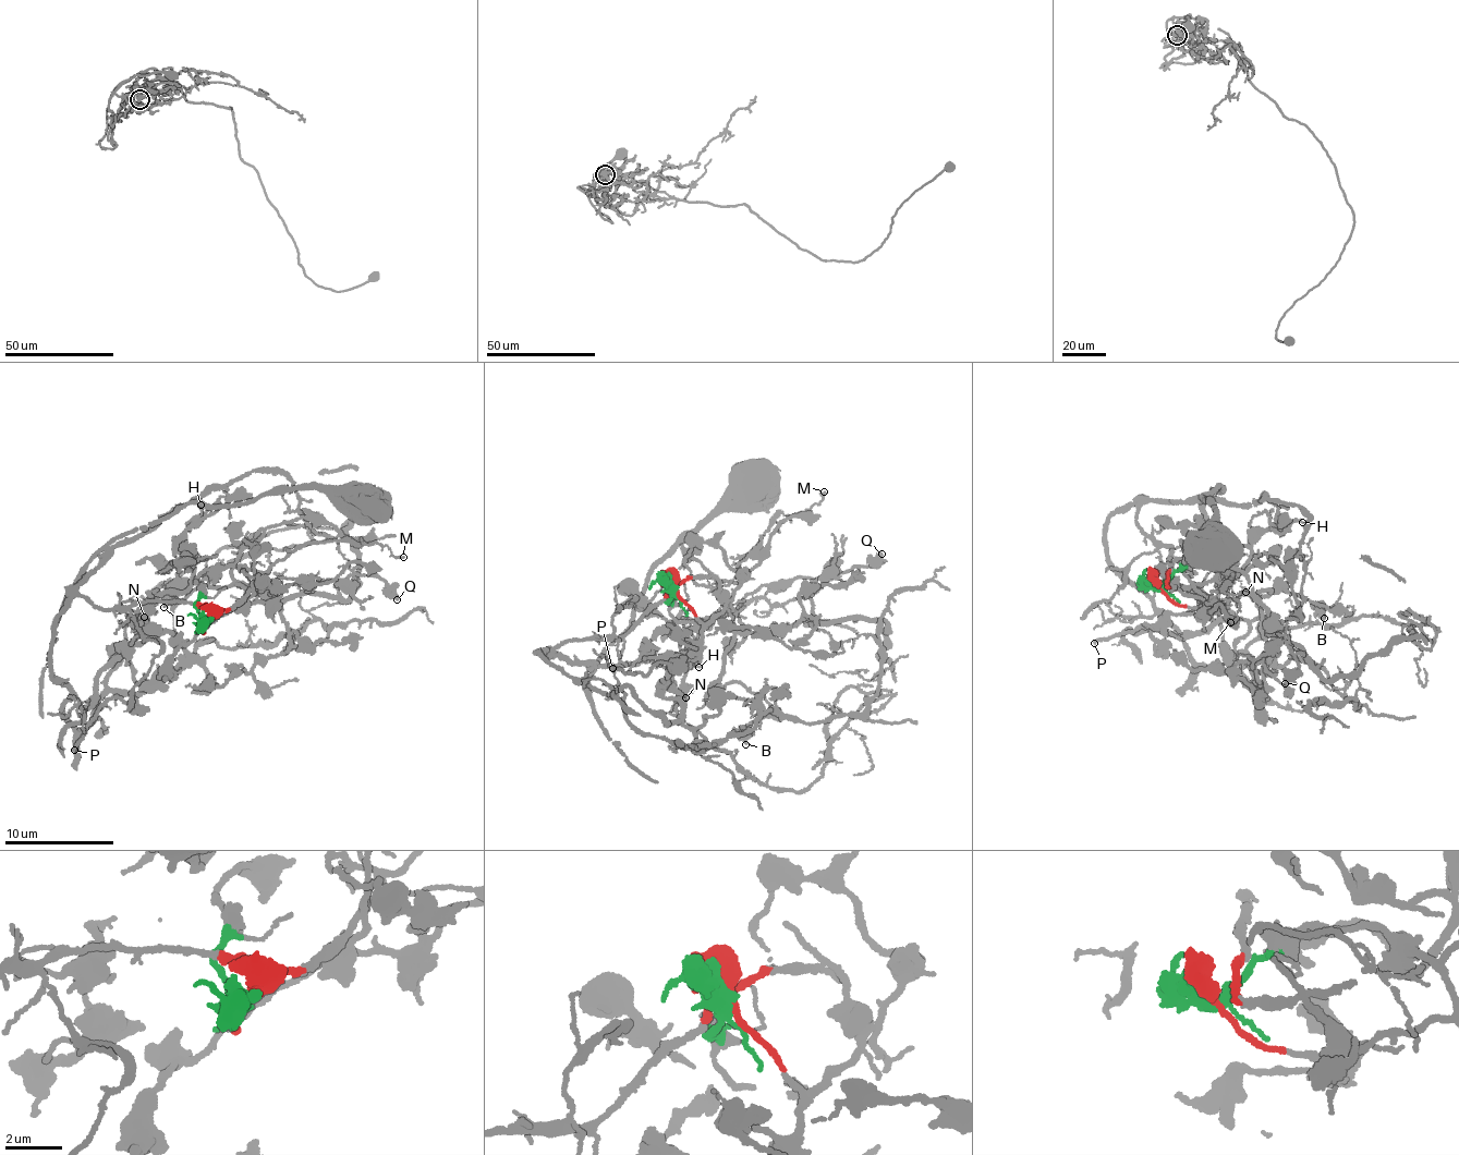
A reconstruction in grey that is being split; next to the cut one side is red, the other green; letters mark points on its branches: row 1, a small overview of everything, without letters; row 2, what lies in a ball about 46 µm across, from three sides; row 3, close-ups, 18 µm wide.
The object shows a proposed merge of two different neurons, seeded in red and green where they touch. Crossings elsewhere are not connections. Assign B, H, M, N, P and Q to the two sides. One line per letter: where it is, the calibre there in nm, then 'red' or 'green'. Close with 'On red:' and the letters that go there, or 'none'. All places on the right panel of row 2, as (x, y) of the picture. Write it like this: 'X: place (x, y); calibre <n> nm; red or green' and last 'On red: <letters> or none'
B: place (1324, 618); calibre 280 nm; green
H: place (1302, 522); calibre 220 nm; red
M: place (1230, 622); calibre 160 nm; red
N: place (1245, 592); calibre 120 nm; red
P: place (1094, 643); calibre 190 nm; red
Q: place (1285, 683); calibre 460 nm; green
On red: H, M, N, P

